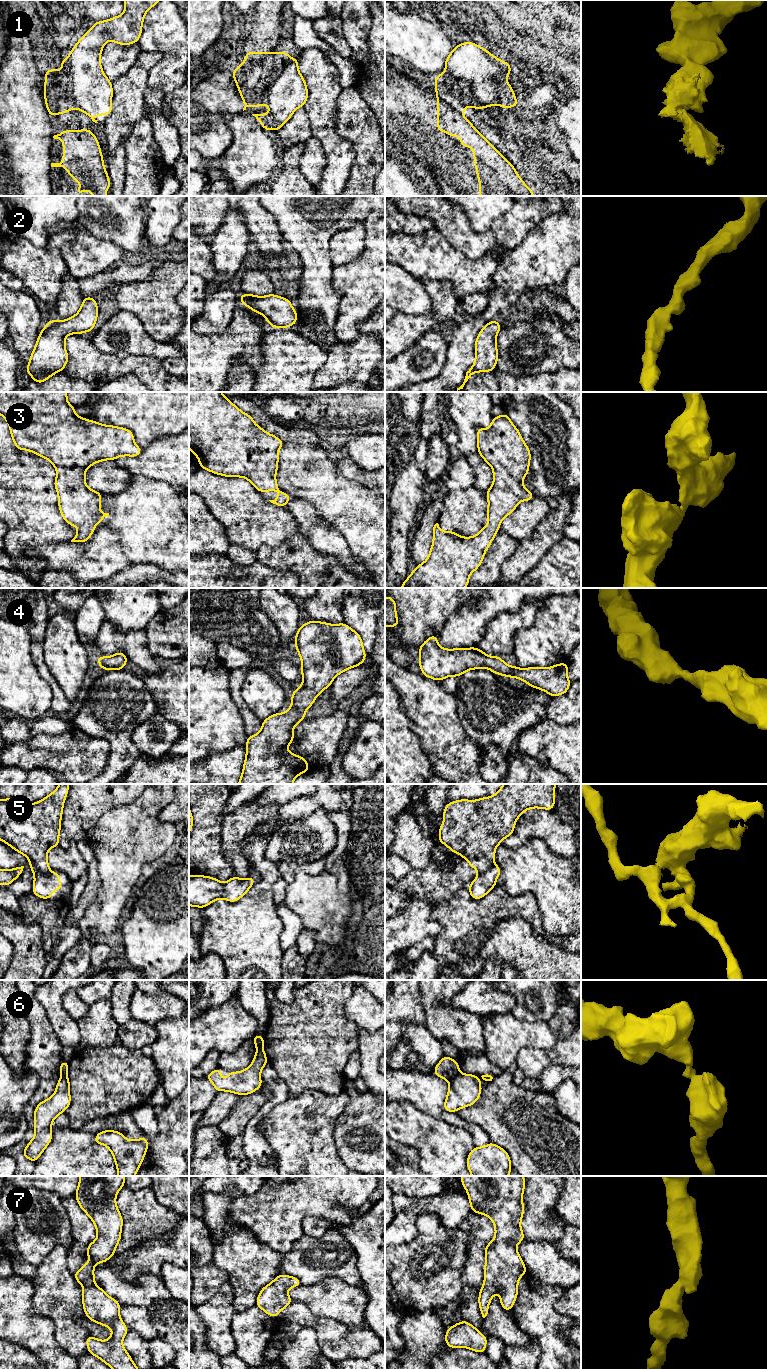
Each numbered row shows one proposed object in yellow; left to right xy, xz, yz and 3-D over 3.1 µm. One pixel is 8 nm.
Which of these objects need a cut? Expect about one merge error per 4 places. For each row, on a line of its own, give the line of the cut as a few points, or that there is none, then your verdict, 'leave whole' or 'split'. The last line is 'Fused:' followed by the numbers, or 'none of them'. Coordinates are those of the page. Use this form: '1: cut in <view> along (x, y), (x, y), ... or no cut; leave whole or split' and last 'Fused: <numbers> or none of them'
1: cut in xy along (45, 83), (68, 81), (71, 84), (75, 105); split
2: no cut; leave whole
3: no cut; leave whole
4: no cut; leave whole
5: cut in xy along (30, 860), (38, 870), (43, 872), (50, 871); split
6: cut in yz along (459, 1073), (449, 1081); split
7: no cut; leave whole
Fused: 1, 5, 6

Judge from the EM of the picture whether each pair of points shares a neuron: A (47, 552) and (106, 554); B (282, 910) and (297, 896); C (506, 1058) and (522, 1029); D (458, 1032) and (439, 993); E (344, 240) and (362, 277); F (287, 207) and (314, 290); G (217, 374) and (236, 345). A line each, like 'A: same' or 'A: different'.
A: same
B: different
C: same
D: same
E: different
F: same
G: same

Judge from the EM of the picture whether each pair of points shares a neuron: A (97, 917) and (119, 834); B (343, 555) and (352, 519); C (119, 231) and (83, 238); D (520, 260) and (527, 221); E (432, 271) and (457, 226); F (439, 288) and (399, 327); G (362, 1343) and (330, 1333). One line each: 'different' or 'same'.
A: same
B: different
C: different
D: different
E: different
F: same
G: same

